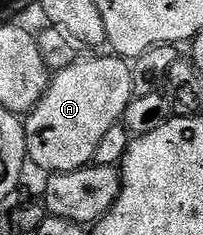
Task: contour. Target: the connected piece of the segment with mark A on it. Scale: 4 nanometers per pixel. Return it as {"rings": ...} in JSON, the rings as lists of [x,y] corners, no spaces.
{"rings":[[[113,54],[98,56],[95,60],[79,59],[63,72],[57,73],[46,85],[46,93],[40,102],[25,117],[26,154],[31,165],[43,168],[46,174],[61,174],[77,168],[87,167],[96,154],[96,146],[100,146],[100,138],[113,125],[121,121],[134,96],[134,87],[130,81],[130,64],[125,59]]]}

